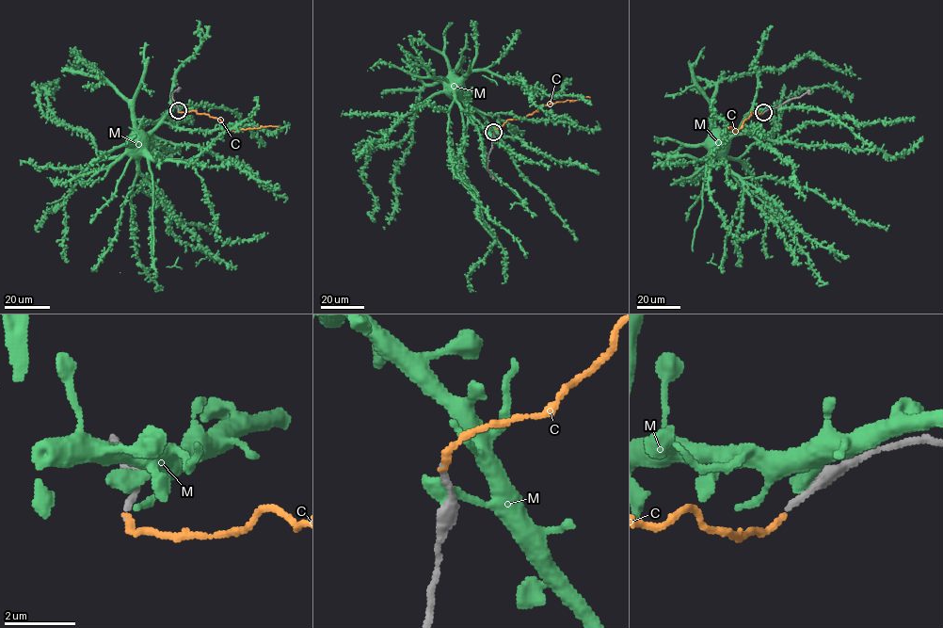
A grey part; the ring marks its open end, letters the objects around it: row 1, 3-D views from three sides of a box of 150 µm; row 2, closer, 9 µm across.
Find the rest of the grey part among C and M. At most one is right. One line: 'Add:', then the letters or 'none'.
Add: none

